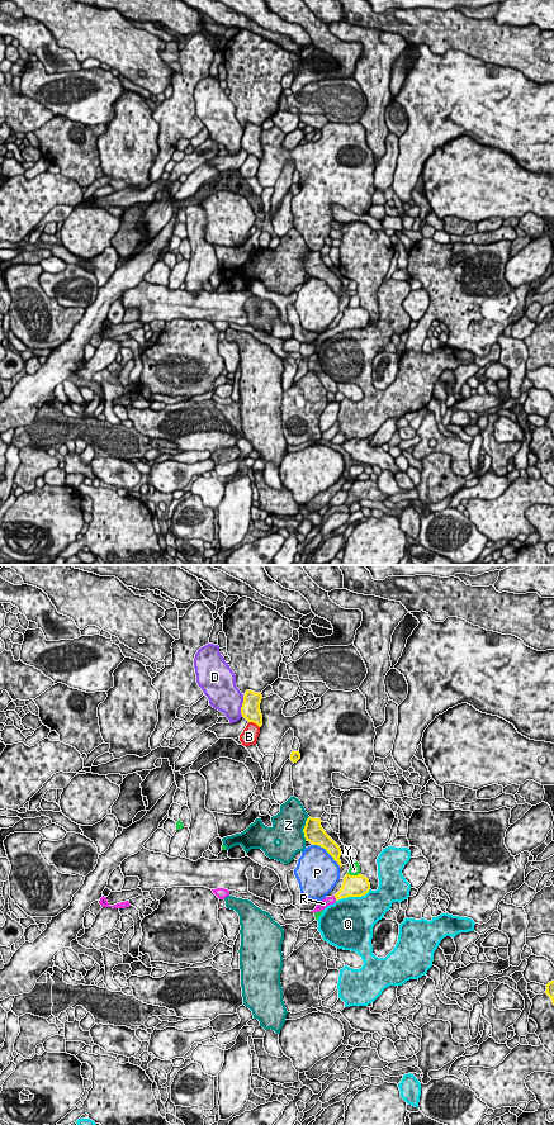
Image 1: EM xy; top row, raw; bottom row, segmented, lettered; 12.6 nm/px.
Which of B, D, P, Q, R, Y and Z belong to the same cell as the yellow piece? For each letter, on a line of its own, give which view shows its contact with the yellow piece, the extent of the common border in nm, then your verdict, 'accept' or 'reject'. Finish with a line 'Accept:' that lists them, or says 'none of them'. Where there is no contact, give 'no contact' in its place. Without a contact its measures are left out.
B: xy | 170 nm | reject
D: xy | 260 nm | reject
P: xy | 460 nm | reject
Q: xy | 460 nm | reject
R: xy | 70 nm | accept
Y: xy | 160 nm | reject
Z: xy | 320 nm | reject
Accept: R

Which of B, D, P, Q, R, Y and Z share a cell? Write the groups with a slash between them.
B / D / P / Q / R / Y / Z

